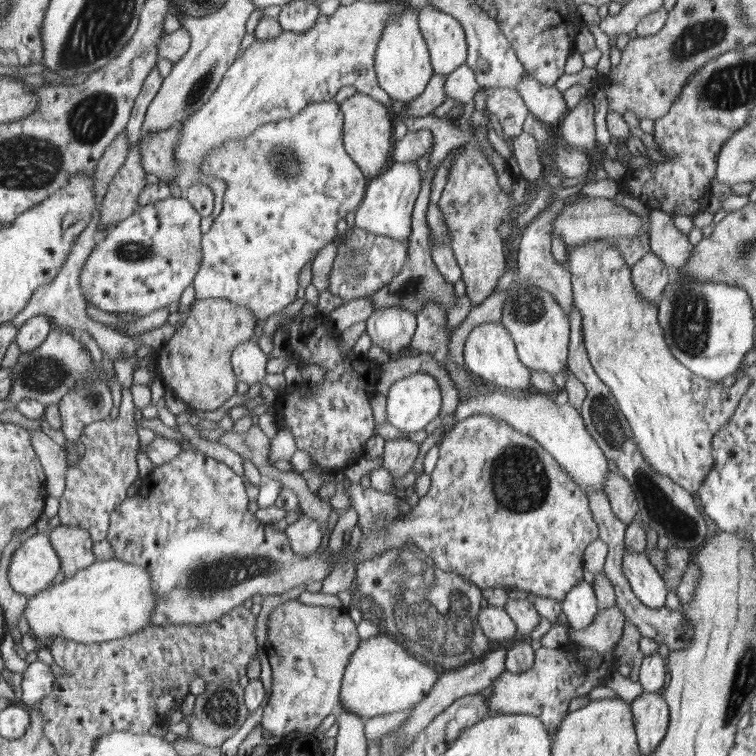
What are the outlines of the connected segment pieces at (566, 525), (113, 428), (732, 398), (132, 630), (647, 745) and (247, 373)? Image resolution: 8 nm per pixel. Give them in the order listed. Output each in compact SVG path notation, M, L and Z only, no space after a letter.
M481 414L469 416L469 418L447 428L438 446L439 458L431 474L430 489L426 495L419 498L418 503L412 507L410 512L404 513L400 519L386 525L380 533L376 534L370 531L370 533L361 536L356 549L354 549L354 558L356 558L354 568L358 567L358 564L364 560L372 560L374 556L382 554L388 548L402 547L402 544L412 542L418 548L422 548L444 572L456 572L456 574L466 577L466 580L470 580L478 588L522 589L527 593L535 594L537 597L551 598L562 602L570 590L576 587L578 582L584 580L582 556L584 556L588 544L600 536L600 526L589 506L589 497L585 495L580 485L568 475L568 471L554 459L554 456L550 455L550 452L546 451L546 448L542 447L534 438L526 436L498 417Z
M124 388L121 392L118 417L96 420L81 434L80 442L85 447L82 457L73 456L73 448L68 441L65 446L69 464L66 469L65 489L59 498L60 507L57 515L61 524L84 528L97 542L106 539L112 512L128 497L128 487L139 478L136 455L140 447L140 439L134 420L133 394L131 388Z
M606 240L598 242L590 242L590 244L582 244L580 246L571 247L568 249L569 258L567 260L567 268L571 274L571 289L573 293L573 302L575 306L582 313L582 334L584 339L585 347L588 349L589 360L592 362L594 372L601 377L602 382L610 388L610 392L614 394L620 408L620 412L624 414L626 420L630 422L630 428L632 428L633 442L637 445L638 450L642 452L646 464L654 466L656 472L660 472L662 476L668 476L670 480L674 480L678 486L682 486L686 492L690 492L692 496L698 494L702 482L706 479L706 476L710 473L710 468L714 467L714 456L713 452L713 440L714 436L717 435L718 430L722 426L728 424L728 420L732 418L732 414L736 412L736 406L742 396L744 396L747 388L750 387L750 378L748 376L742 376L732 386L724 386L722 382L712 383L706 379L698 376L697 373L693 373L685 364L677 359L670 352L669 346L665 342L665 333L662 330L661 325L658 324L658 312L654 303L643 300L638 294L637 289L634 288L634 280L632 277L632 268L630 268L622 258L621 252L618 250L618 246Z
M112 558L98 561L76 572L74 576L66 577L60 584L51 584L38 595L28 597L24 616L30 627L29 632L42 647L49 647L53 638L65 638L78 644L88 645L134 636L136 632L149 627L154 606L156 606L156 595L152 591L152 579L148 569L130 561Z
M642 692L631 704L633 721L637 725L638 746L642 754L651 754L665 738L668 726L668 706L660 694Z
M248 339L234 347L232 352L232 366L238 374L240 382L246 382L249 386L259 382L261 385L260 394L266 403L275 400L273 390L265 384L266 363L269 360L267 354L262 352L256 340Z

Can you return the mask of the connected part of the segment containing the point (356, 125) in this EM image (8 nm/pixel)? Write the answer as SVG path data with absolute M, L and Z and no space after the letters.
M357 92L342 102L340 106L344 118L344 145L349 156L361 169L365 177L374 178L382 172L390 158L392 142L392 122L384 108L384 101Z

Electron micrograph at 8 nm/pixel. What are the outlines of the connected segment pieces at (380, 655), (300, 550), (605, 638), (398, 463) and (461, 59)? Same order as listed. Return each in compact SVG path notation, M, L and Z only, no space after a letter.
M381 633L376 637L361 640L360 647L349 659L341 681L340 709L364 720L394 712L412 709L430 694L442 675L428 666L407 649L403 643Z
M310 515L300 516L284 531L289 536L290 547L294 548L294 553L298 555L310 555L322 544L323 534L320 531L320 523Z
M614 604L599 610L589 627L580 630L569 628L568 636L570 641L574 640L578 645L592 650L598 656L604 656L614 650L617 642L621 640L625 620L620 606Z
M395 439L385 441L382 465L392 476L393 480L402 478L412 471L414 461L419 455L419 443L413 439Z
M431 4L418 9L418 26L426 39L435 74L448 76L466 62L469 49L466 30L454 16Z

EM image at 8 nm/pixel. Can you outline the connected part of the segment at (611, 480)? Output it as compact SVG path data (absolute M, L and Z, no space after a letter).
M620 471L606 473L604 491L609 498L612 512L624 524L628 525L637 518L639 506L636 494Z

